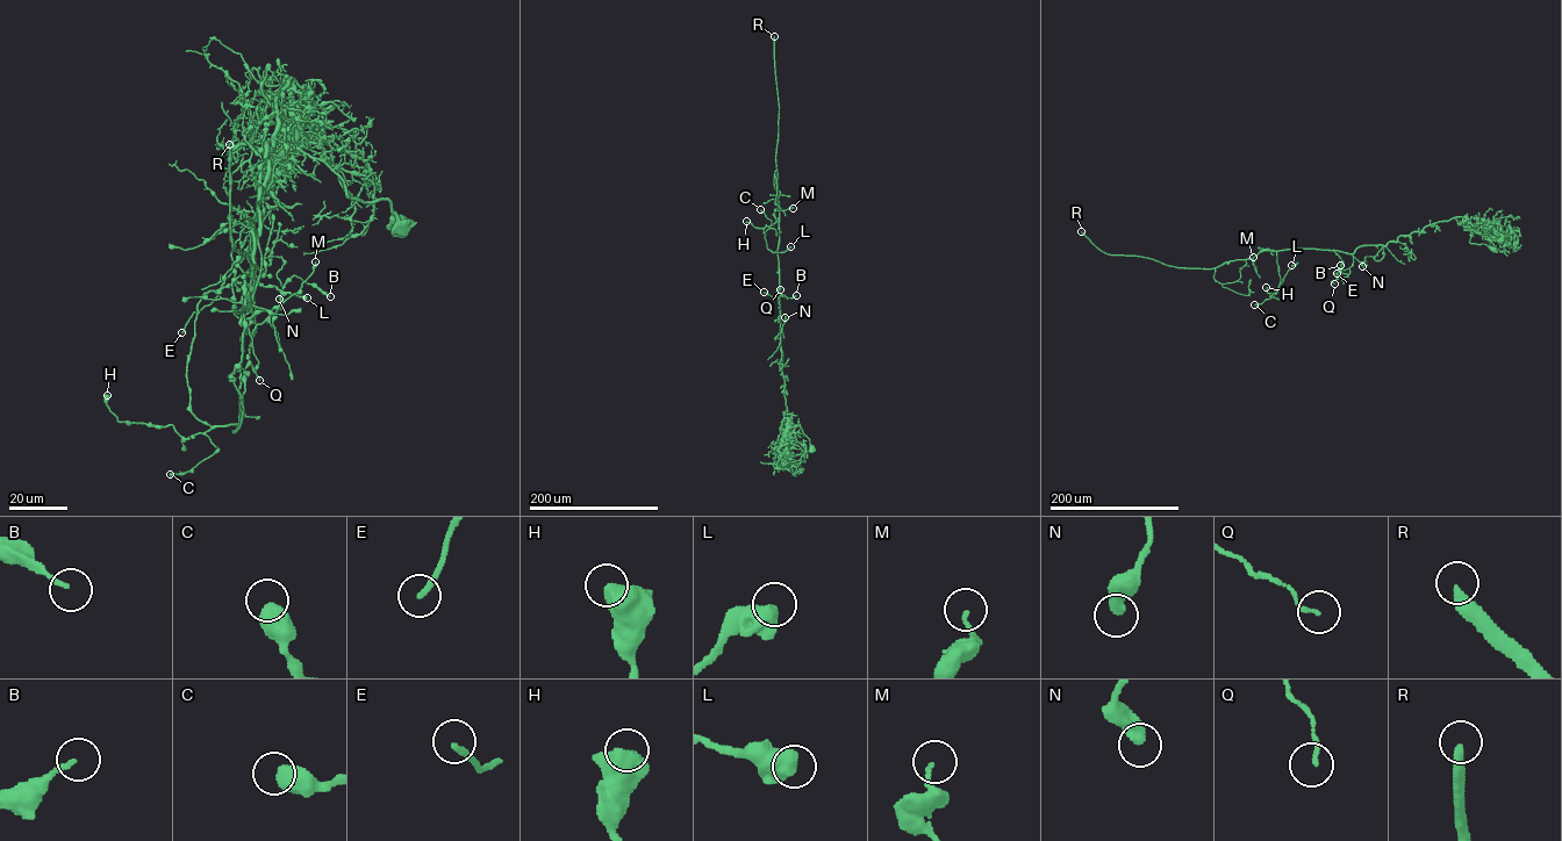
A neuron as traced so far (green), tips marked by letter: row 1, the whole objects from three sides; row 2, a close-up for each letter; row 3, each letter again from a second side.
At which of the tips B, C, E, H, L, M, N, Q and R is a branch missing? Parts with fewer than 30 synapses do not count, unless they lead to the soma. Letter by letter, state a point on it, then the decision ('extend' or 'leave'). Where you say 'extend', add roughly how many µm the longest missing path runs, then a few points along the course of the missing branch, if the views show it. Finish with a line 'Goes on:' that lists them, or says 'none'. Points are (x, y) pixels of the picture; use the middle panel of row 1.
B: place (796, 295); leave
C: place (760, 209); leave
E: place (764, 292); leave
H: place (746, 221); leave
L: place (790, 246); leave
M: place (793, 208); leave
N: place (785, 317); leave
Q: place (780, 289); leave
R: place (774, 36); extend; missing 250 µm
Goes on: R

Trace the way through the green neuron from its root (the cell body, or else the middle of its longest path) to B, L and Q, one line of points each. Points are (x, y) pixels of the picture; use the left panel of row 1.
B: (400, 227), (387, 199), (348, 196), (296, 145), (287, 78), (259, 194), (252, 336), (294, 275), (330, 296)
L: (400, 227), (296, 145), (287, 78), (239, 423), (201, 422), (198, 303), (307, 297)
Q: (400, 227), (387, 199), (348, 196), (296, 145), (287, 78), (253, 248), (248, 359), (259, 380)

